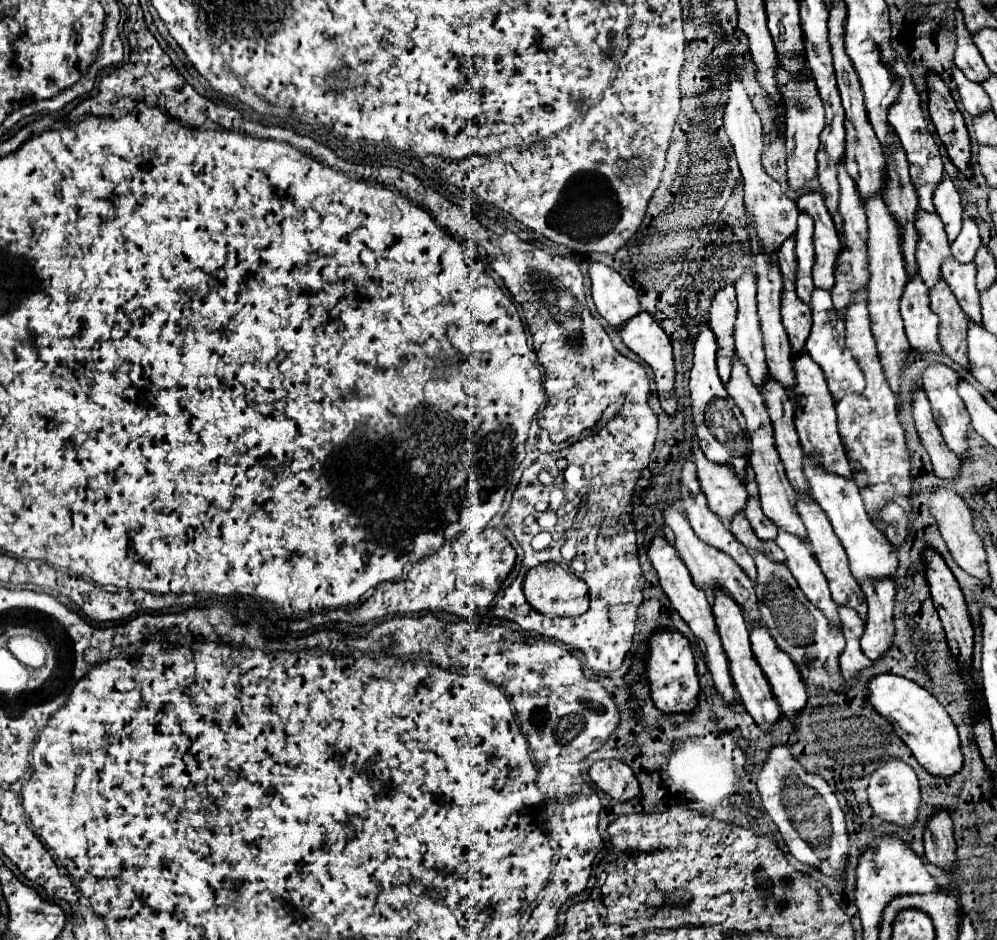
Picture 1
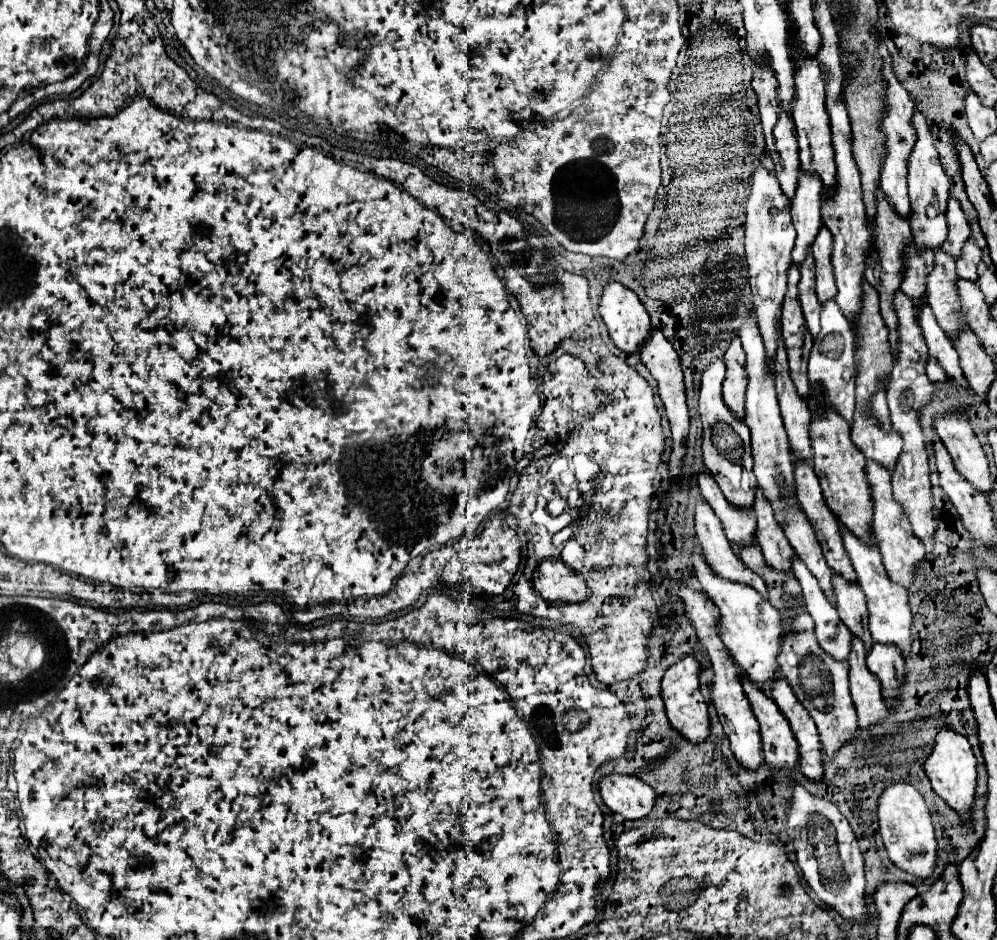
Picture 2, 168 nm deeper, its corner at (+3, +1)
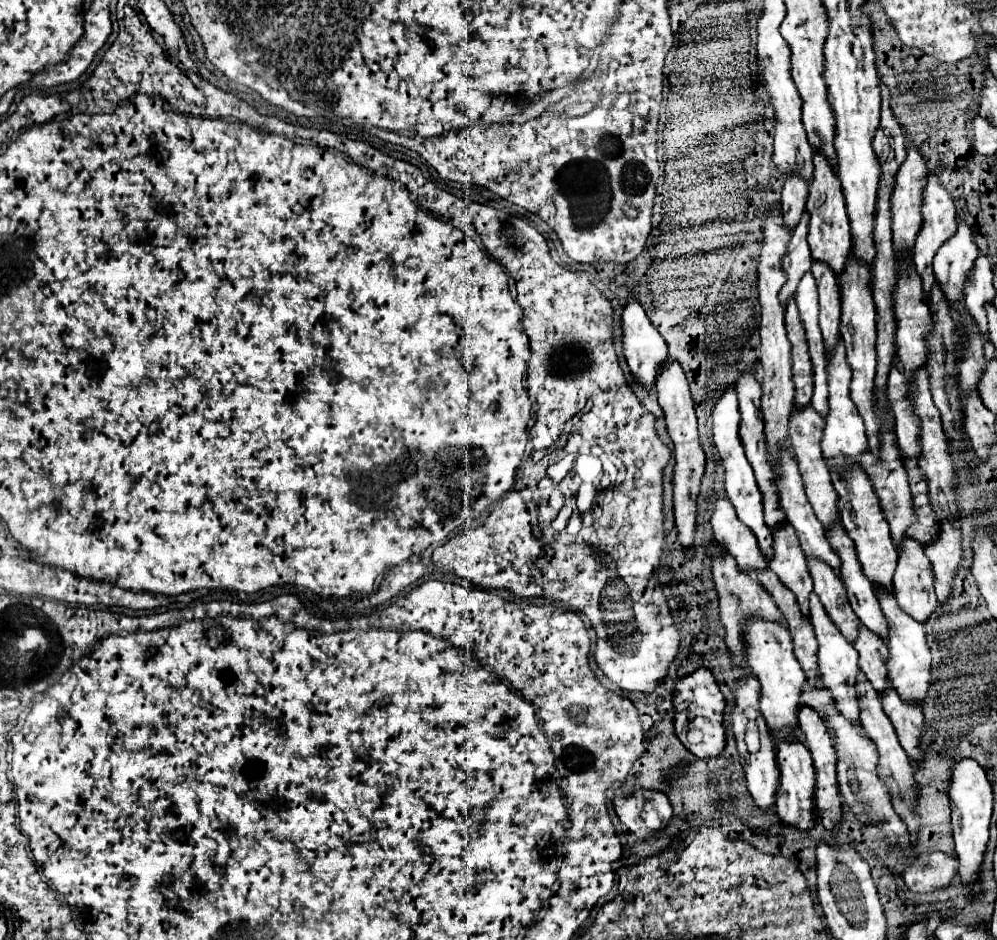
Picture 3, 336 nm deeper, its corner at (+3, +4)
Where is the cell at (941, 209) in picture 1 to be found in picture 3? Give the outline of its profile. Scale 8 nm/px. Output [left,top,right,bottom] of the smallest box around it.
[934,219,978,297]

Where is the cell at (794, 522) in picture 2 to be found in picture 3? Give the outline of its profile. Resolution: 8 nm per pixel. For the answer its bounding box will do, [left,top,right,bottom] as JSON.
[808,559,856,643]

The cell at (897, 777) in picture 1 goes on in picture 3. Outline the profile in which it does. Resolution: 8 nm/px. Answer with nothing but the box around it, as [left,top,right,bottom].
[902,851,956,891]

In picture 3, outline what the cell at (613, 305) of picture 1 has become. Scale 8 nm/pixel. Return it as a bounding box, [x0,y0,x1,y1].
[622,299,668,387]

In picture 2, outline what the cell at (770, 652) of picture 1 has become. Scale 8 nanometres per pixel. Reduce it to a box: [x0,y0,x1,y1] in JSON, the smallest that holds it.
[770,678,824,782]

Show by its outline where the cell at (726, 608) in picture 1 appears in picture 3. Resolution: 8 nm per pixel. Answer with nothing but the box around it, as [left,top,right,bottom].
[776,739,816,829]

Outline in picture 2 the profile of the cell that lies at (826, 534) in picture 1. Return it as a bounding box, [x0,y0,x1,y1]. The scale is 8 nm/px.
[832,574,874,648]

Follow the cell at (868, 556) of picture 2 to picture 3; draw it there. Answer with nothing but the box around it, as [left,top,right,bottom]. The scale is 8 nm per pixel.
[874,587,932,701]

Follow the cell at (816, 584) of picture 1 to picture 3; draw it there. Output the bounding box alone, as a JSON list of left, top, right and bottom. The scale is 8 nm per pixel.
[810,591,858,723]

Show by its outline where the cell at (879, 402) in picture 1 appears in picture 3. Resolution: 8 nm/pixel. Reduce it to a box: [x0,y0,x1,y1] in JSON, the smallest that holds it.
[892,537,938,621]

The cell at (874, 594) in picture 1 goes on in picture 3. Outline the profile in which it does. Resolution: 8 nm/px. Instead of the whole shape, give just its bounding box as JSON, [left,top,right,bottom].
[880,685,924,765]

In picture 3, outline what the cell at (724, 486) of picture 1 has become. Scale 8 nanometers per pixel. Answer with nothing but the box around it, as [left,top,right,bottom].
[710,497,768,571]

